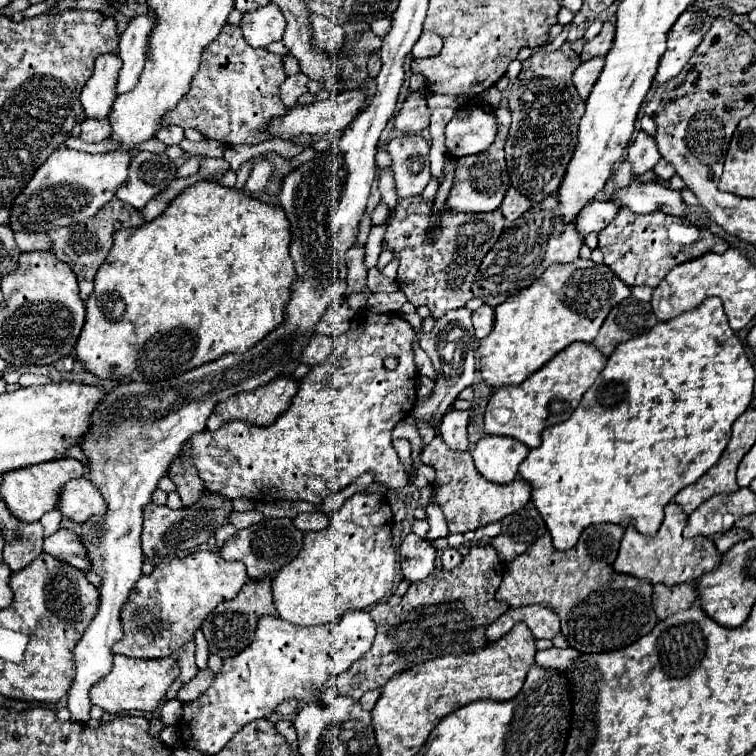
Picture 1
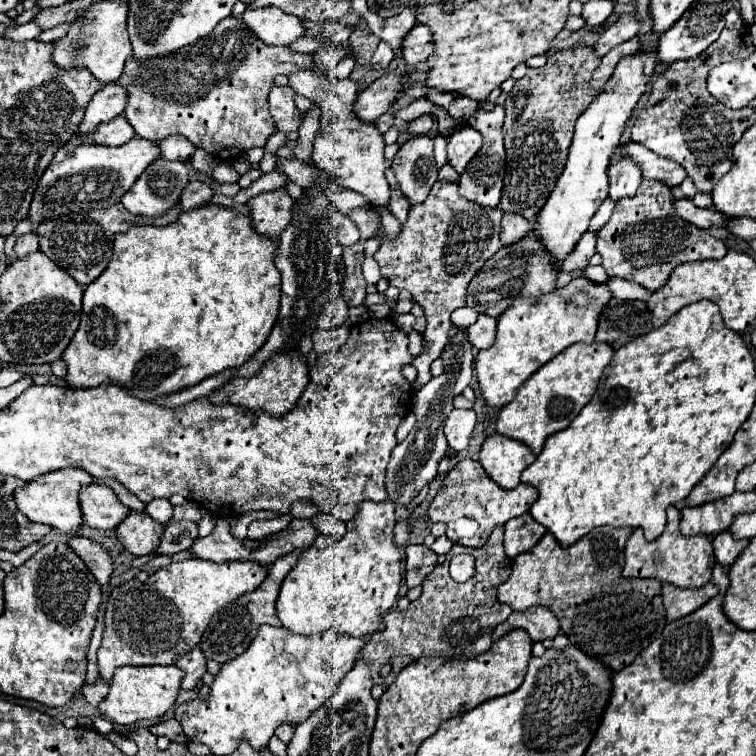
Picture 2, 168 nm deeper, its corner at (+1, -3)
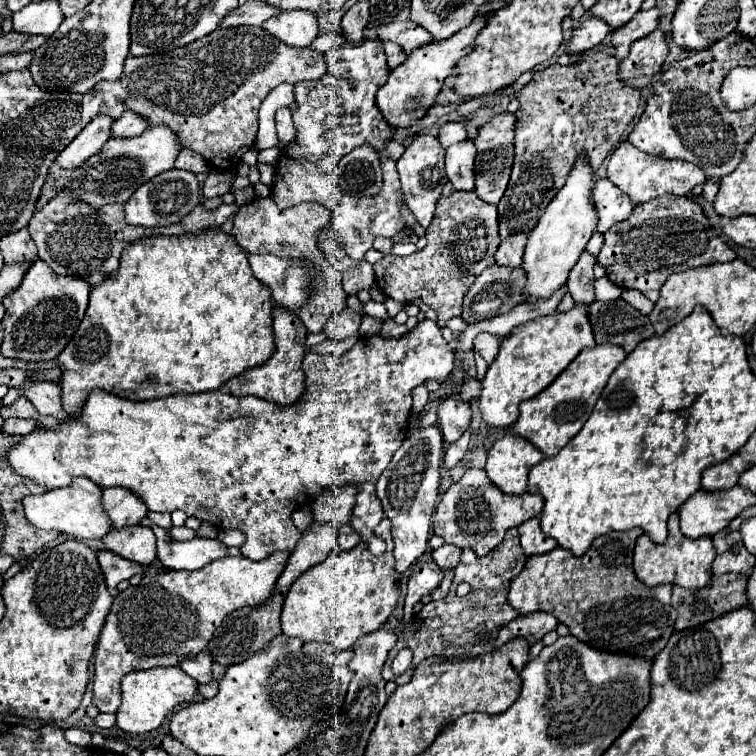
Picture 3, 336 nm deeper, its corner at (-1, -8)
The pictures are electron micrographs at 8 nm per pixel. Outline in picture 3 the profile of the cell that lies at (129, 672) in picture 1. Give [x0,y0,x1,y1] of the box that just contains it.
[116,666,198,734]

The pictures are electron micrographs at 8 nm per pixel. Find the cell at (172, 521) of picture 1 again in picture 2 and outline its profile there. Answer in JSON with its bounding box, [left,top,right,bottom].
[116,511,166,557]

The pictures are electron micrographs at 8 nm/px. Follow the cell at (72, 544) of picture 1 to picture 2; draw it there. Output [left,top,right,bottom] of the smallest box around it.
[68,535,114,585]

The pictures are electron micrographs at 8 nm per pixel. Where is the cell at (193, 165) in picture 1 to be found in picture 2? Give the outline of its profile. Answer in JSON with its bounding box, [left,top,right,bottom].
[212,165,240,183]

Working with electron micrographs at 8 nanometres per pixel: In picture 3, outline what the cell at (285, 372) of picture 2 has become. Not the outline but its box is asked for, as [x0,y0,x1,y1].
[226,308,306,406]

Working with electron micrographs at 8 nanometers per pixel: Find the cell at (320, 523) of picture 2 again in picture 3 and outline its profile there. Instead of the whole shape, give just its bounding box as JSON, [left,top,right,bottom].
[338,524,362,550]

